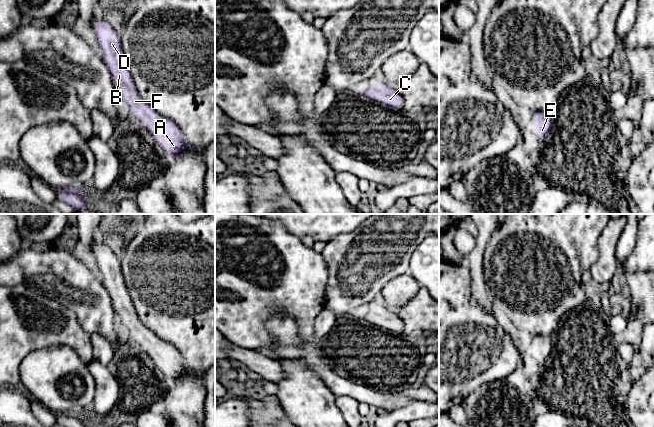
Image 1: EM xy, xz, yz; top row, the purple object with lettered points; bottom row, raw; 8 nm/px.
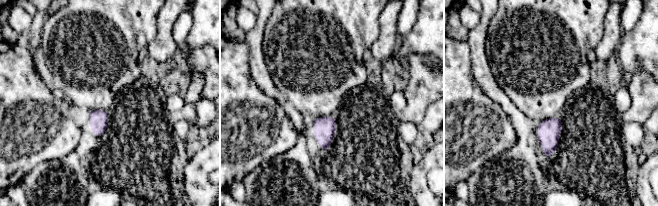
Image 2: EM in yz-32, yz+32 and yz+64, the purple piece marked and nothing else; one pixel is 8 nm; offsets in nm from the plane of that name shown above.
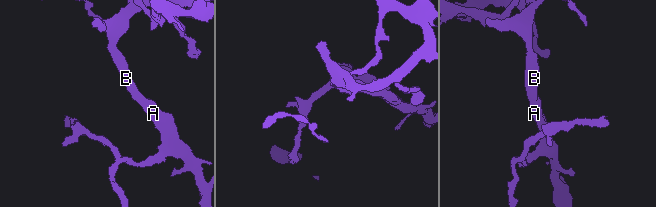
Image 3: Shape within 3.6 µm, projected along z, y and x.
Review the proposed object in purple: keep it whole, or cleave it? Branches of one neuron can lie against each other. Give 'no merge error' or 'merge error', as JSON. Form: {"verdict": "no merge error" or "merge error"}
{"verdict": "no merge error"}

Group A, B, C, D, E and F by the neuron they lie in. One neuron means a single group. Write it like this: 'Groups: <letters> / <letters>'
Groups: A B C D E F

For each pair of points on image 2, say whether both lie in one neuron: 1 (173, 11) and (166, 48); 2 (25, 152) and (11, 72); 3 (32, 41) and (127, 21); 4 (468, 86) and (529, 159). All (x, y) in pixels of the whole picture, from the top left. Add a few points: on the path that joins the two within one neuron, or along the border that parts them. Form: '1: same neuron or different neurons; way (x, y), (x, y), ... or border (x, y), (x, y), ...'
1: same neuron; way (165, 20), (165, 39)
2: same neuron; way (25, 132), (25, 98), (22, 92)
3: different neurons; border (46, 19), (39, 47)
4: different neurons; border (510, 119), (516, 141), (495, 155)

